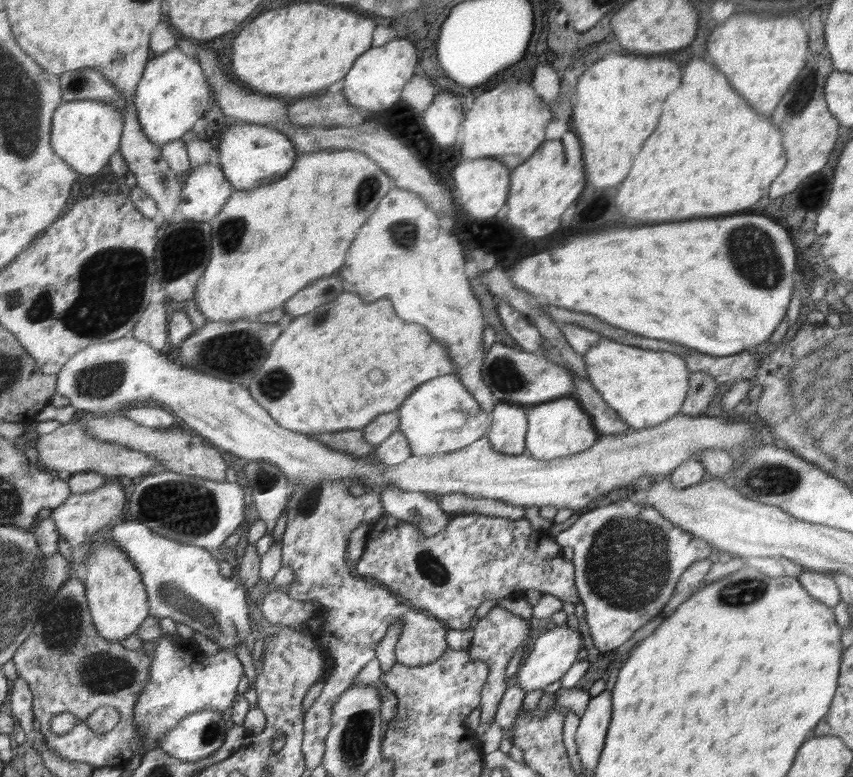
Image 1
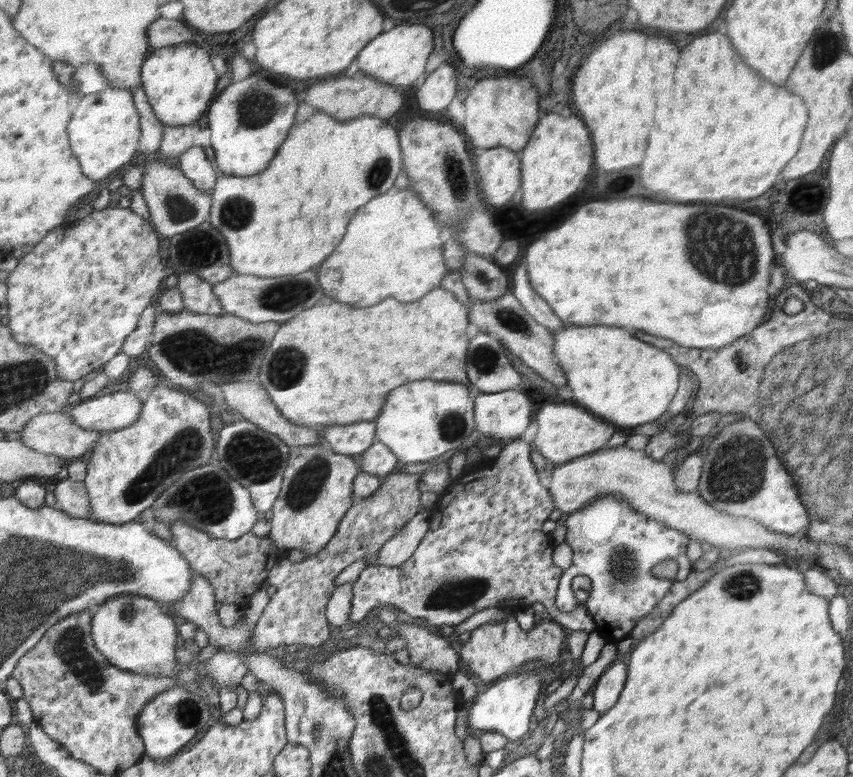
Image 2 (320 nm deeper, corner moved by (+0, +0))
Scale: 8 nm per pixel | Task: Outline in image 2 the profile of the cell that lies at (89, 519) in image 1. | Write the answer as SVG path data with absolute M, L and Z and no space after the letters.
M157 386L147 396L139 417L130 426L102 432L91 451L83 480L91 498L89 518L112 524L136 520L146 516L155 500L182 475L210 462L214 438L208 408L192 395Z

